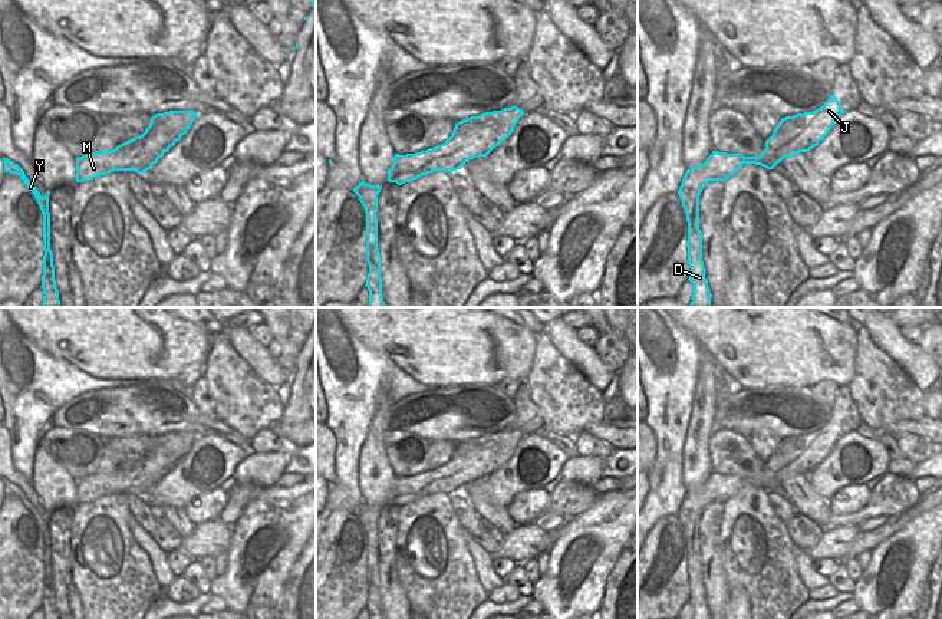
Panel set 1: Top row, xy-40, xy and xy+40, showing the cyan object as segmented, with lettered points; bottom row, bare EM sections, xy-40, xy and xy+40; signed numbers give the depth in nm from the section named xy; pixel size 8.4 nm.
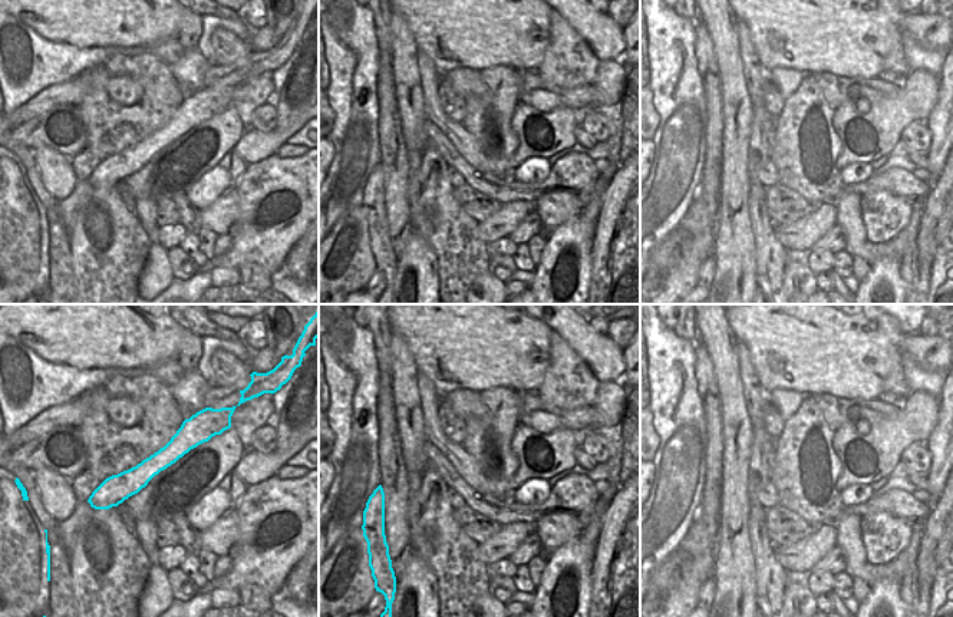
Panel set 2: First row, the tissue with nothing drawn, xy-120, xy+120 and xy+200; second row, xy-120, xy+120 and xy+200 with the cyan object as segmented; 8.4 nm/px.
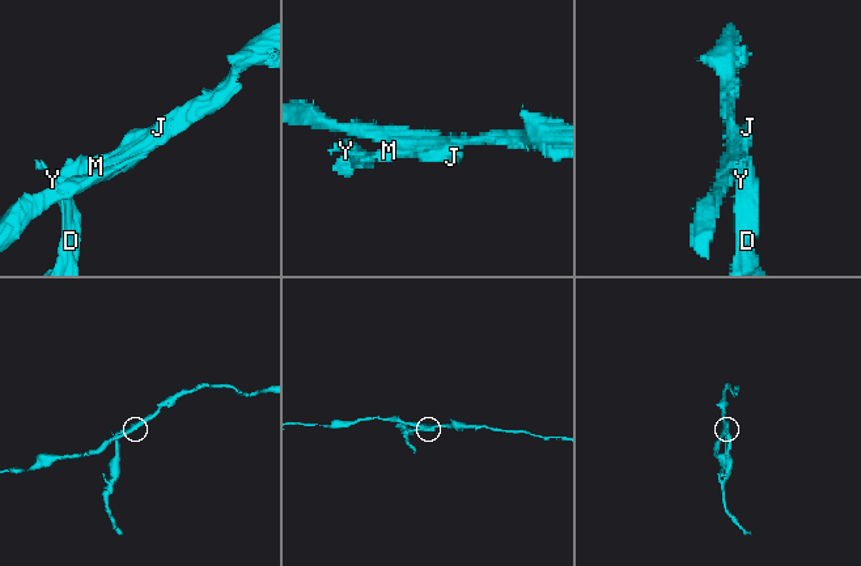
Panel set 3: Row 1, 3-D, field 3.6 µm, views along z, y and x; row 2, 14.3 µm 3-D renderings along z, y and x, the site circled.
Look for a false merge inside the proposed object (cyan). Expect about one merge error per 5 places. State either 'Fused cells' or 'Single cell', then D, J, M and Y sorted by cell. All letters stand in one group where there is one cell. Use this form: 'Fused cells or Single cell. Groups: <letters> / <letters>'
Fused cells. Groups: D Y / J M

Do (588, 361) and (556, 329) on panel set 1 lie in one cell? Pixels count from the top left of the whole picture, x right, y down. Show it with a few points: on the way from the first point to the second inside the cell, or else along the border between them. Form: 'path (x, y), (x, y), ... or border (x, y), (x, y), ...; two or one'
path (580, 354), (563, 336); one

